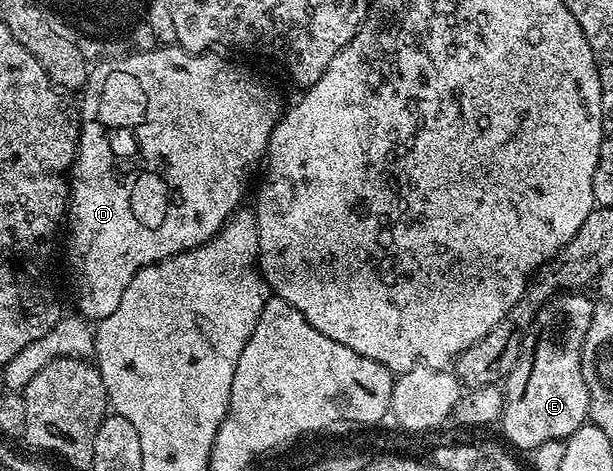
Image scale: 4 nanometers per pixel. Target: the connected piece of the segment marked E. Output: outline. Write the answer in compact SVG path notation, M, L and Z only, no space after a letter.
M563 291L539 308L535 322L521 341L519 360L505 378L503 390L503 415L501 426L507 436L506 444L519 449L534 451L541 443L550 440L566 442L567 438L589 421L589 387L585 387L583 374L583 340L589 331L594 300L583 291Z

